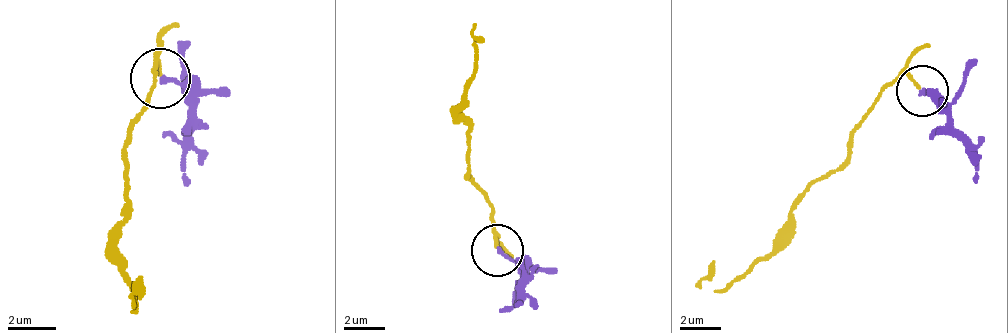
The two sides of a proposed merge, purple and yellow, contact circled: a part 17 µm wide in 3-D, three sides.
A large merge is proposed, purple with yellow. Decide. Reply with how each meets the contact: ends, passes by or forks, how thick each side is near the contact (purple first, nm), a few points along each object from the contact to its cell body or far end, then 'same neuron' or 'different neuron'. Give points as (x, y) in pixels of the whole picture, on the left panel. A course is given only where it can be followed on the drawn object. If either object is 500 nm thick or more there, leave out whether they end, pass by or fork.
purple ends there; yellow passes by; 180 nm thick on the purple side, 100 nm on the other; purple runs (159, 76), (189, 106), (183, 154), (189, 184); yellow runs (159, 76), (159, 58), (129, 142), (129, 190), (117, 238), (117, 268), (135, 292), (129, 310), (141, 274); different neuron

